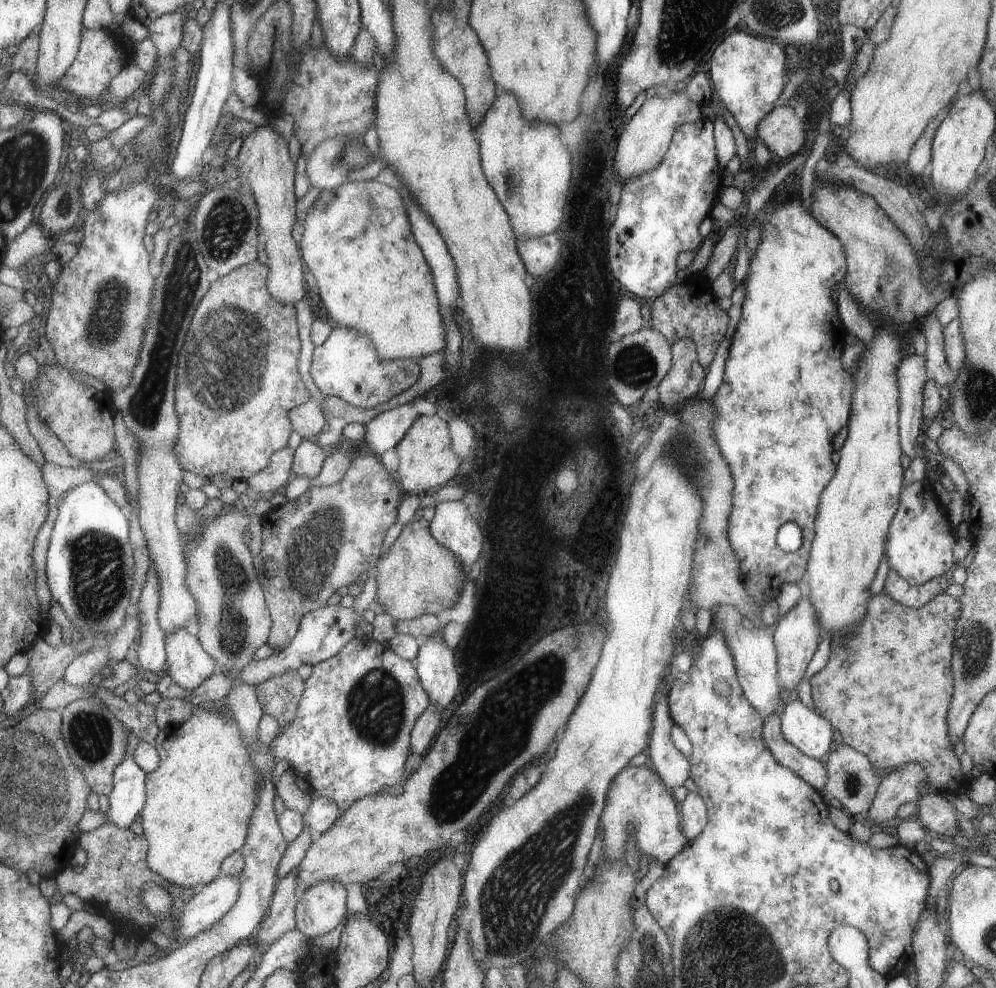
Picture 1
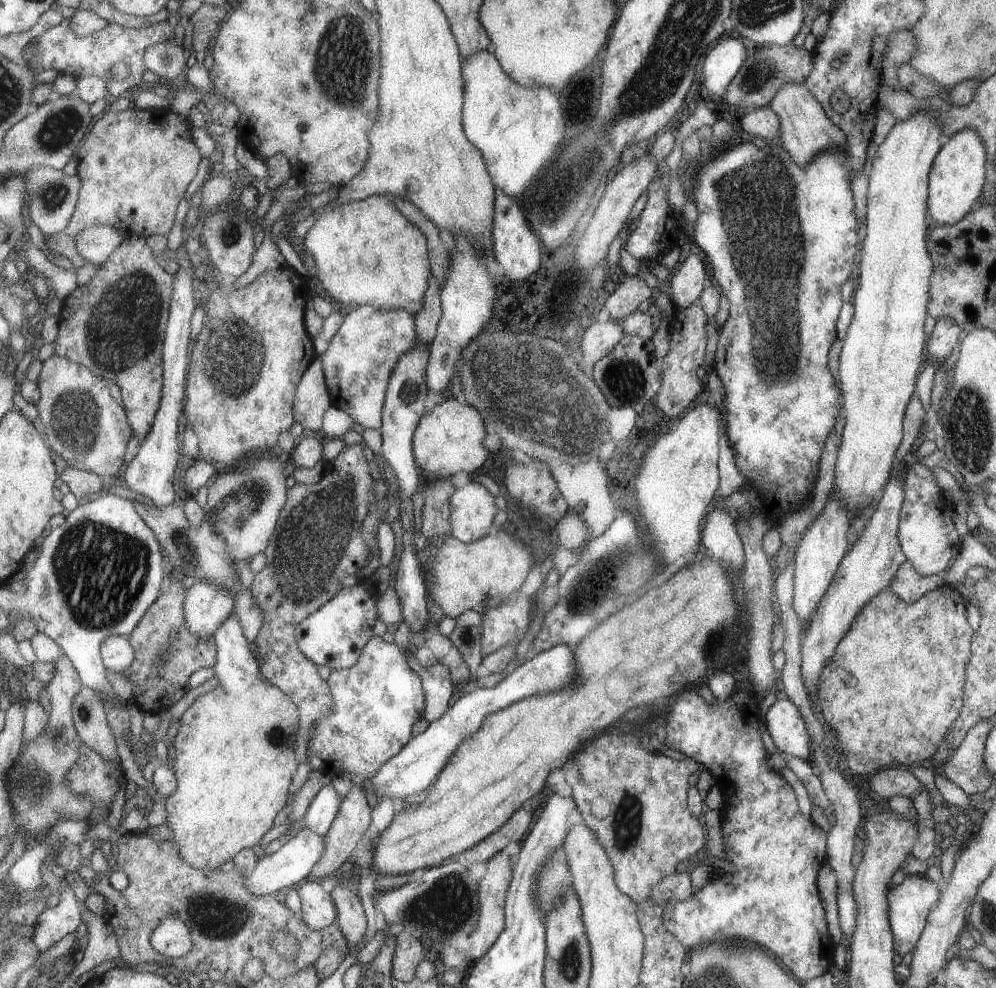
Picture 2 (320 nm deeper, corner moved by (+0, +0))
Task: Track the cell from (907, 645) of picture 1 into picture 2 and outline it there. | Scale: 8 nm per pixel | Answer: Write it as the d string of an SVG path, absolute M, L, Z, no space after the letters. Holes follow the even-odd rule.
M945 585L941 588L928 591L926 595L921 596L915 602L906 604L900 600L889 588L881 590L877 596L869 600L859 614L854 618L849 629L843 638L839 640L839 644L835 646L833 654L829 656L829 660L823 664L823 668L819 670L817 676L817 684L815 684L815 706L821 712L821 718L830 727L830 731L836 735L837 748L840 755L847 761L847 770L855 775L865 776L871 775L881 769L885 769L891 765L901 767L909 767L923 760L927 760L935 748L939 747L943 736L947 735L947 730L954 724L955 718L959 715L961 709L961 692L963 692L963 680L965 680L965 664L969 660L969 642L973 632L965 620L965 610L963 610L963 598L957 594L957 590L953 590L952 586Z

